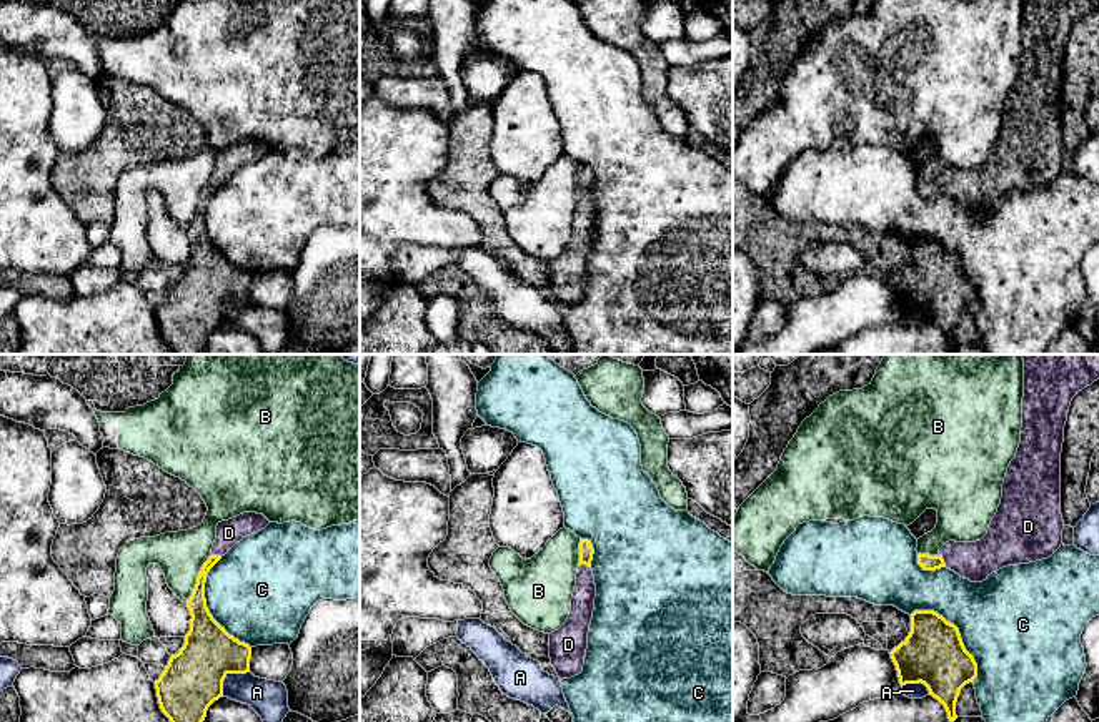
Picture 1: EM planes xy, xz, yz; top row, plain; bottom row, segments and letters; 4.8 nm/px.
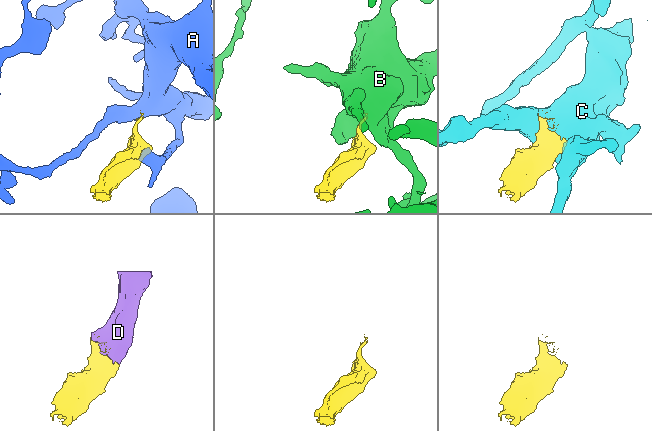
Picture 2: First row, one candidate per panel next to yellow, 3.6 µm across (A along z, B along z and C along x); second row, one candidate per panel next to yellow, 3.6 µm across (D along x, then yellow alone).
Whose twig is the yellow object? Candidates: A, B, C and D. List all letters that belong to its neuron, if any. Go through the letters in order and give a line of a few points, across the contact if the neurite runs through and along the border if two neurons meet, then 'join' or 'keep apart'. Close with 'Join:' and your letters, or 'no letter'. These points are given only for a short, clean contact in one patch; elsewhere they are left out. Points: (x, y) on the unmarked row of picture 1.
A: xy (248, 298), (228, 301), (223, 306), (222, 323) | keep apart
B: keep apart
C: keep apart
D: join
Join: D

